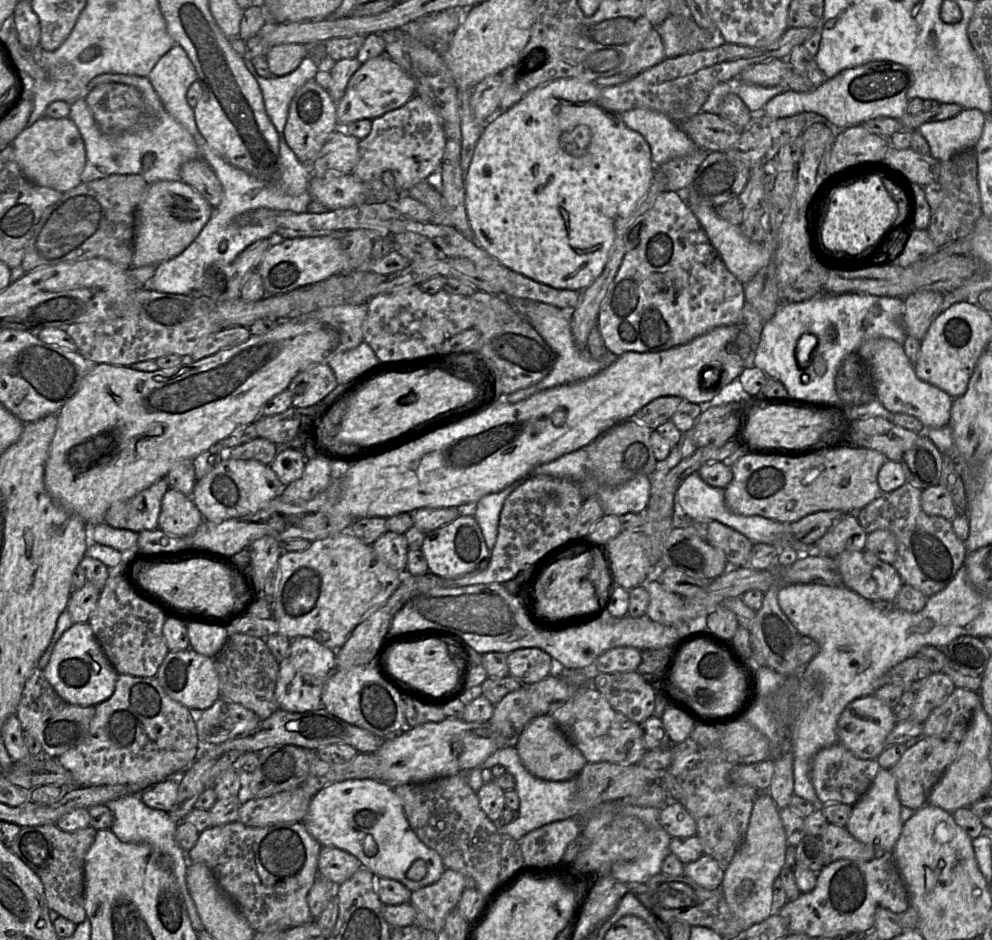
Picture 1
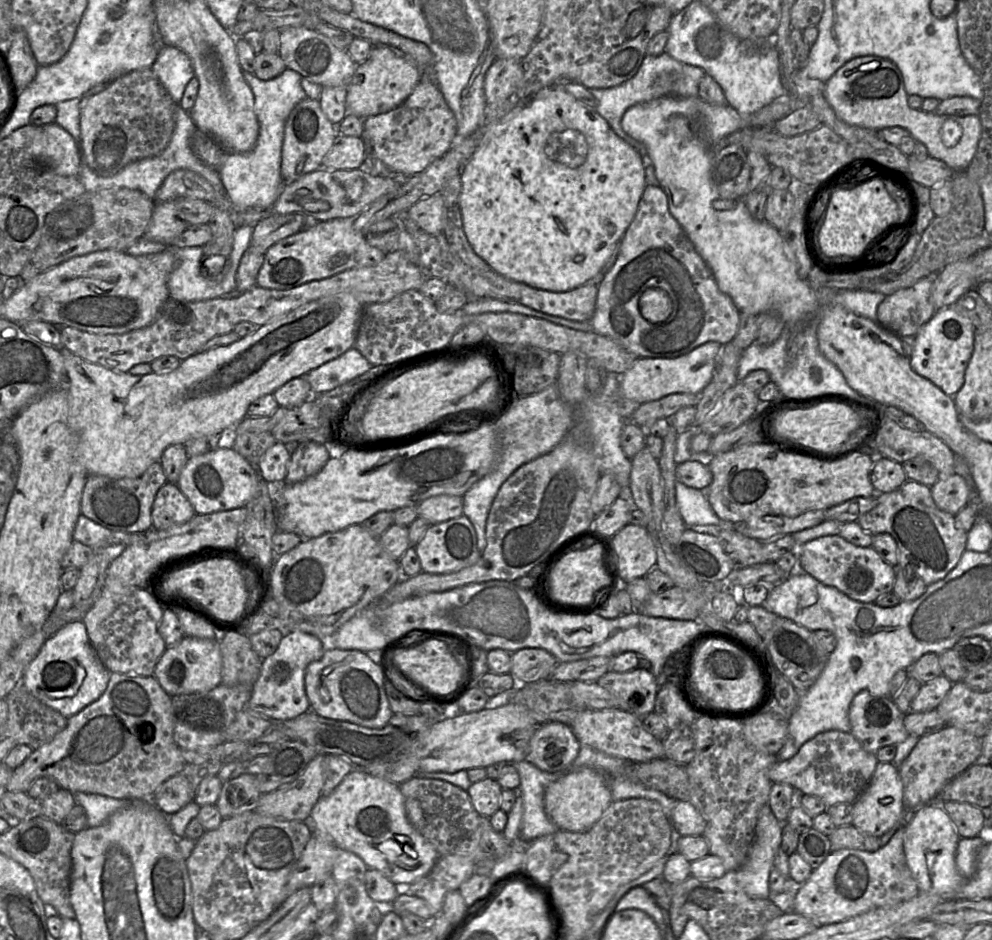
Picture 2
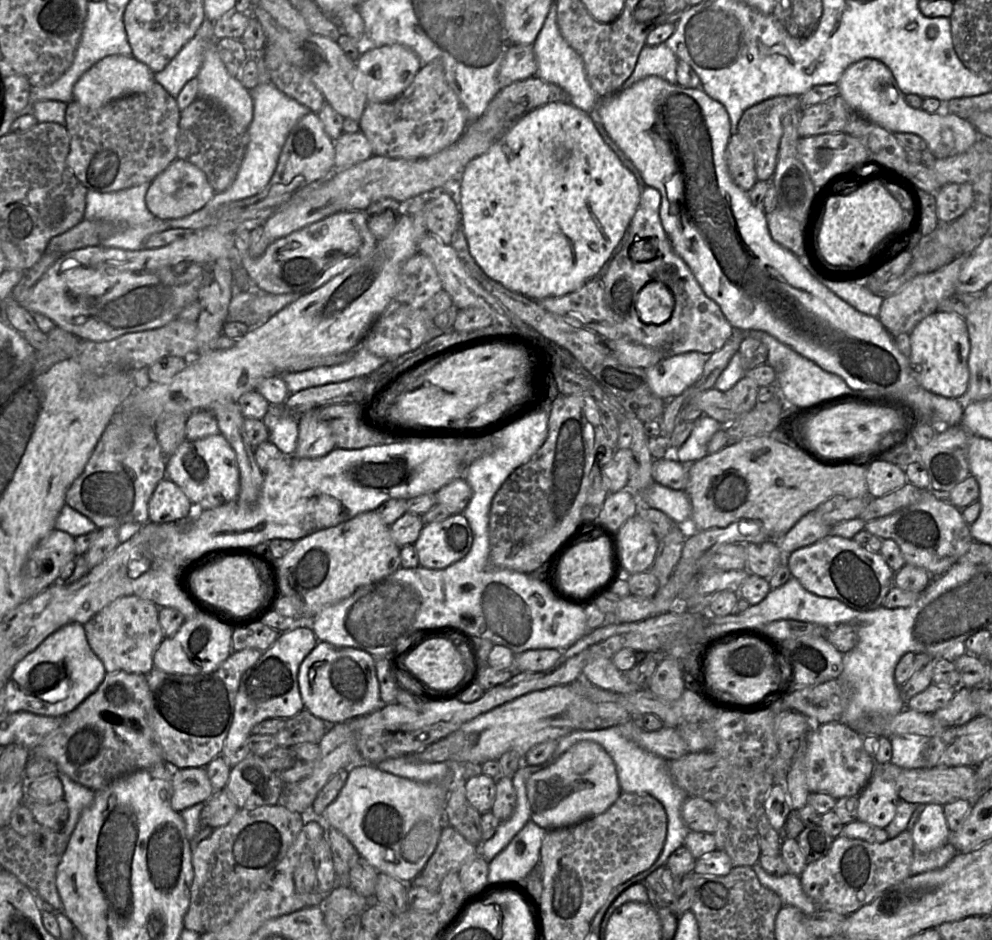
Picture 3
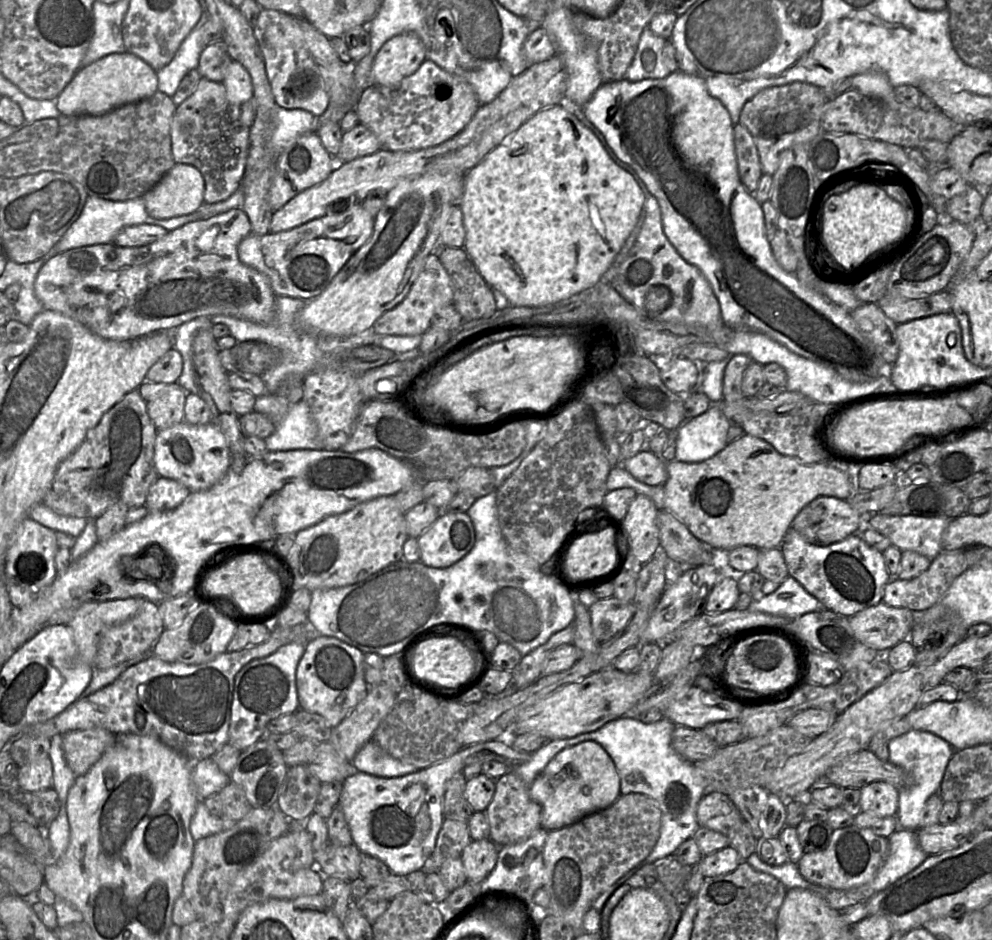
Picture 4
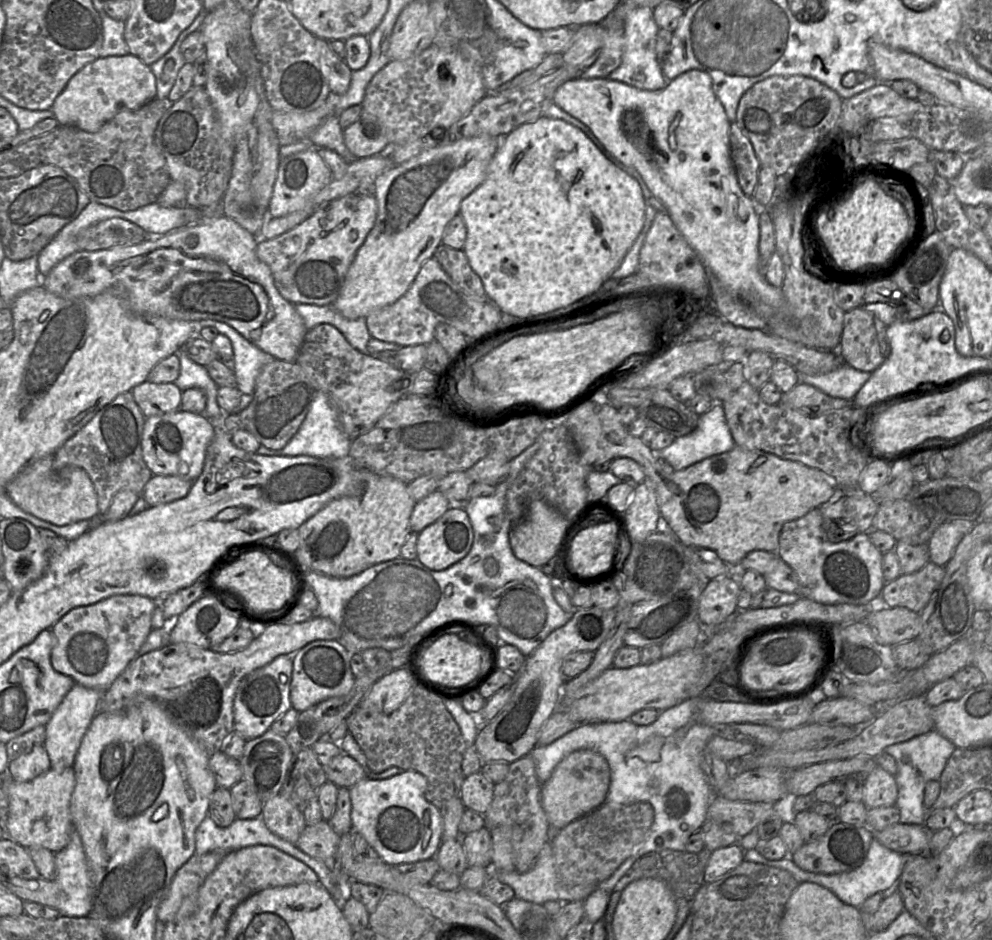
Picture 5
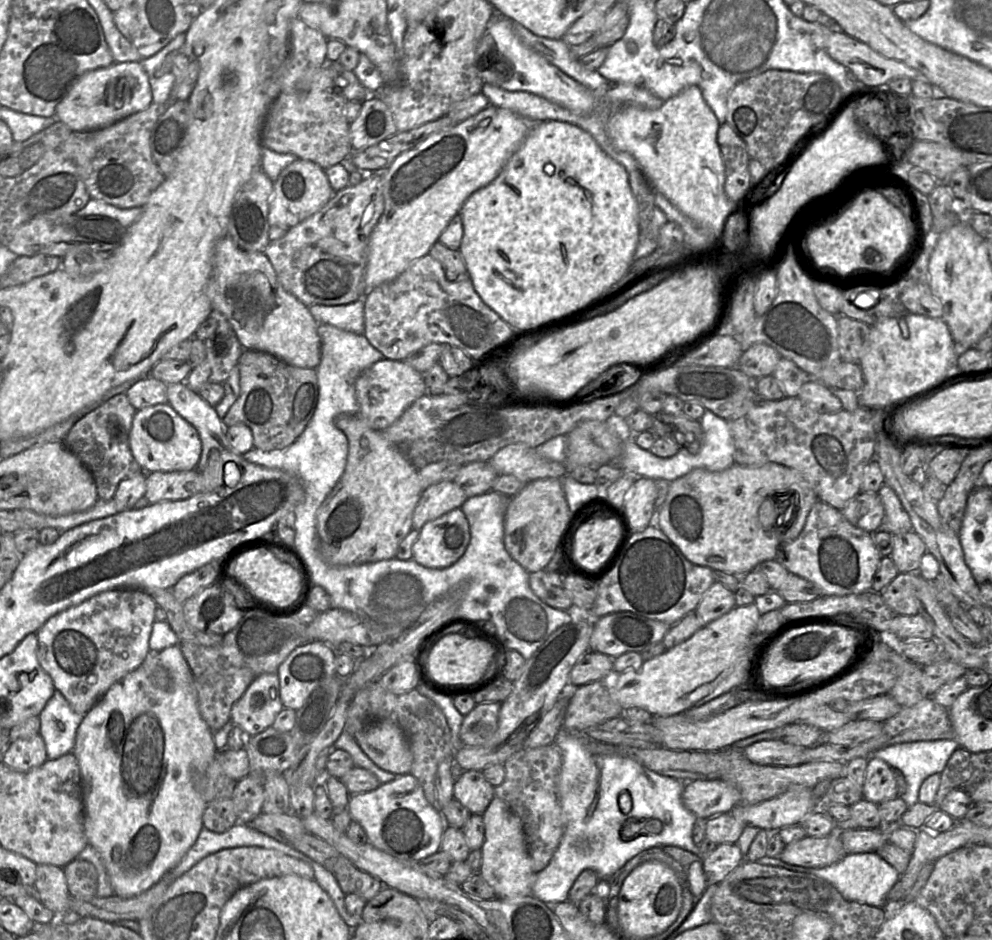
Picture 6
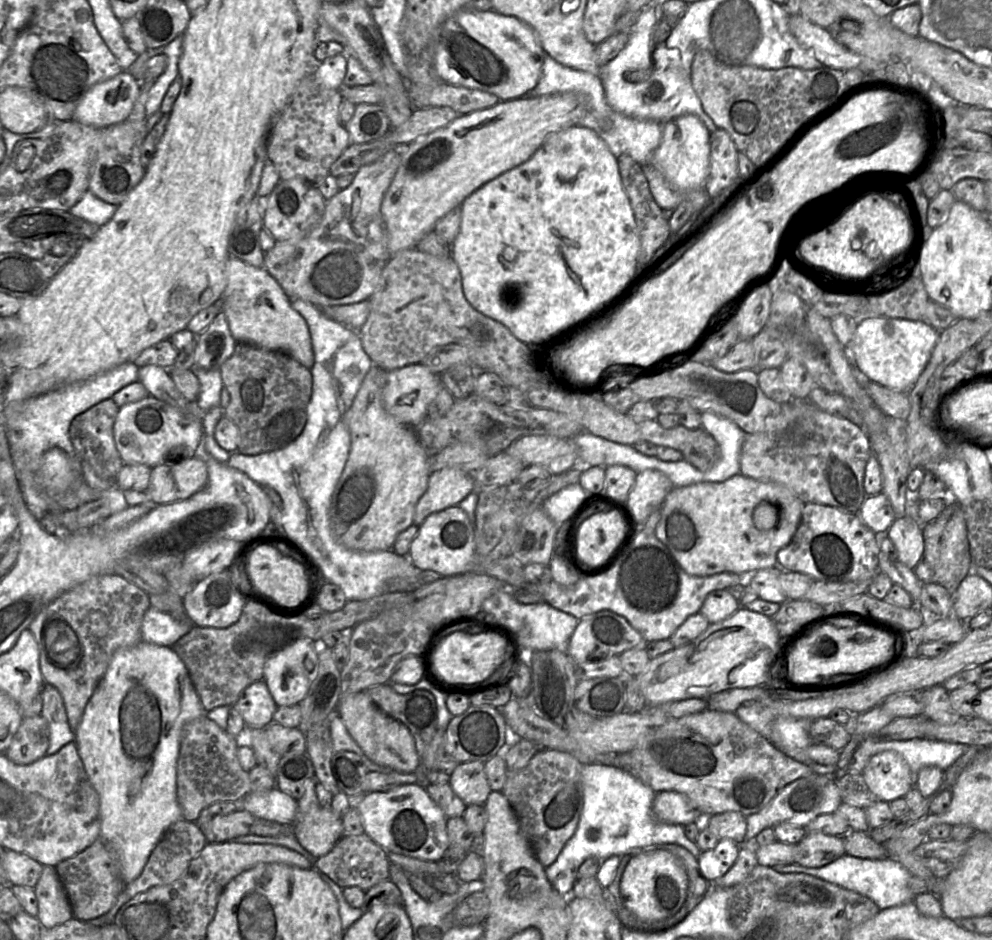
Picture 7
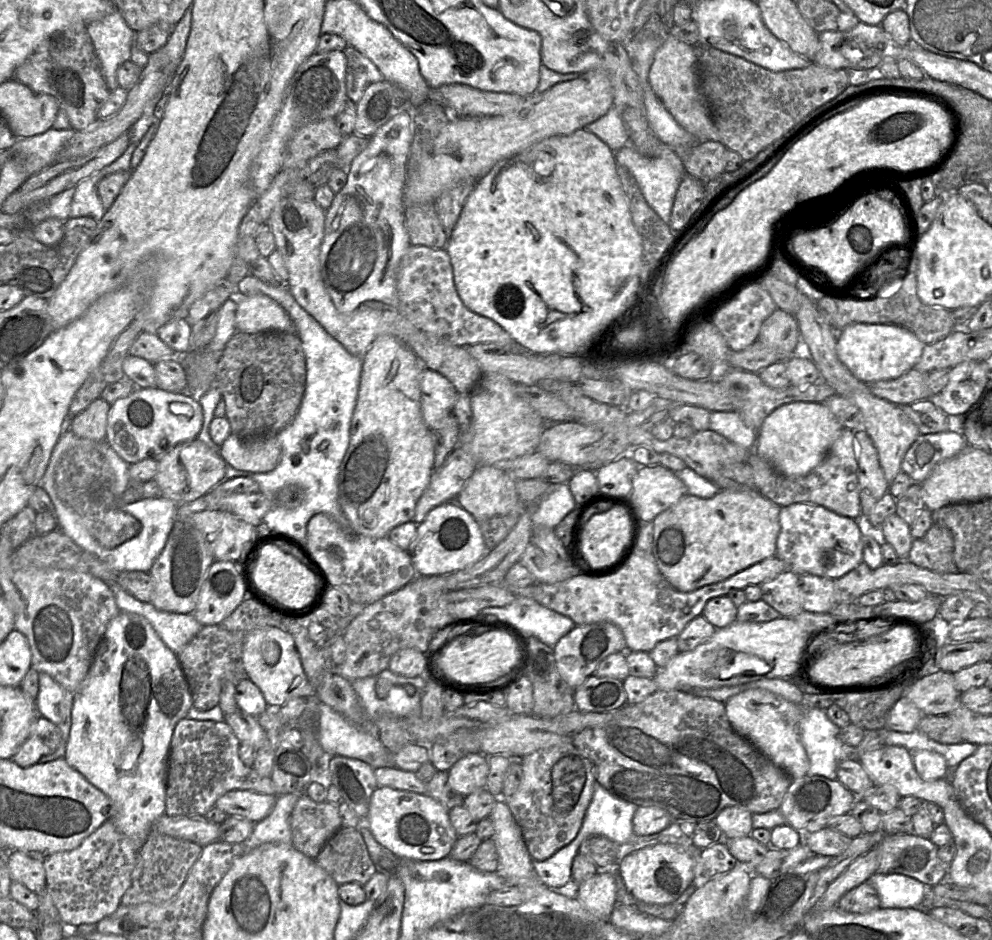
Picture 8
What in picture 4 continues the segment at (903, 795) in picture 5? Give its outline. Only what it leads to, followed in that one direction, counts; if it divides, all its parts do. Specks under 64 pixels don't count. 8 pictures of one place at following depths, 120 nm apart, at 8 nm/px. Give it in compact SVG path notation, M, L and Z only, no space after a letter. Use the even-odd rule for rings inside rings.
M911 729L905 734L897 736L888 742L889 761L901 768L903 768L913 780L913 783L906 787L899 789L899 801L896 818L898 820L898 827L907 830L918 830L921 827L921 811L928 800L928 798L939 791L939 787L944 776L946 767L950 758L955 751L949 743L940 737L926 731L919 731Z

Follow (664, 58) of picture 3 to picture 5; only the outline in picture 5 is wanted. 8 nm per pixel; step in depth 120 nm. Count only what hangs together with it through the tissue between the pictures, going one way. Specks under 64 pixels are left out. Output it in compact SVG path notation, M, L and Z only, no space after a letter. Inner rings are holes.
M649 7L633 9L625 21L625 46L622 63L608 79L619 81L638 89L656 91L663 89L668 80L661 68L661 61L656 53L656 36L659 27L654 19L654 12Z

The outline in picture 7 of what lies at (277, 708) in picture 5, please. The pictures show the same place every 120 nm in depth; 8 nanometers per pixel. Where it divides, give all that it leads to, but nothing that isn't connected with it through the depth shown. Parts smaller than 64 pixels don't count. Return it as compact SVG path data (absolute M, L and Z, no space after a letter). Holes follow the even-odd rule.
M263 679L249 685L233 704L251 729L266 728L273 723L278 706Z

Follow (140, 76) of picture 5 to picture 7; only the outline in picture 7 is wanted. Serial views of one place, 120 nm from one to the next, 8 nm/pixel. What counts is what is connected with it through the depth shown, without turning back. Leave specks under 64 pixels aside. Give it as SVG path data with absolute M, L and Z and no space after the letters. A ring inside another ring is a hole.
M129 71L95 84L77 106L73 121L106 128L125 121L140 94L141 83Z

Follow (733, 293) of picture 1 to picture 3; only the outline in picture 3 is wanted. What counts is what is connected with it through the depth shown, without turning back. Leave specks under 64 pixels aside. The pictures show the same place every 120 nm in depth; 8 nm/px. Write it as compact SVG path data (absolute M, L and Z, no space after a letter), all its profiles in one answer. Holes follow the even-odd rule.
M650 186L642 190L638 208L633 215L621 241L614 249L614 256L602 277L605 302L624 337L634 343L659 350L664 356L697 351L707 356L721 349L733 335L733 327L726 319L720 306L709 298L686 262L675 252L660 219L660 192ZM650 281L664 283L673 293L675 307L670 319L662 324L643 322L638 315L636 303L639 291Z

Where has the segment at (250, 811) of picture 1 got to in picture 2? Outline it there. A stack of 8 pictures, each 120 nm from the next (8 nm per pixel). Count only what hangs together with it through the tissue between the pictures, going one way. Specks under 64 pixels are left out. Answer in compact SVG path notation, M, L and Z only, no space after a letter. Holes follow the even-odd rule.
M318 754L294 781L265 793L254 811L276 819L310 819L312 809L322 797L323 761L324 755Z

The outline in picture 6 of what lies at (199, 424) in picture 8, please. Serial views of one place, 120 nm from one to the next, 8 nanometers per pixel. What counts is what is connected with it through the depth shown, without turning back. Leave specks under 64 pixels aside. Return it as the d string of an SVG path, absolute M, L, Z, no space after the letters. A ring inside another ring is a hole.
M167 403L135 412L129 434L129 446L134 458L146 473L195 469L202 452L202 443L195 427Z

